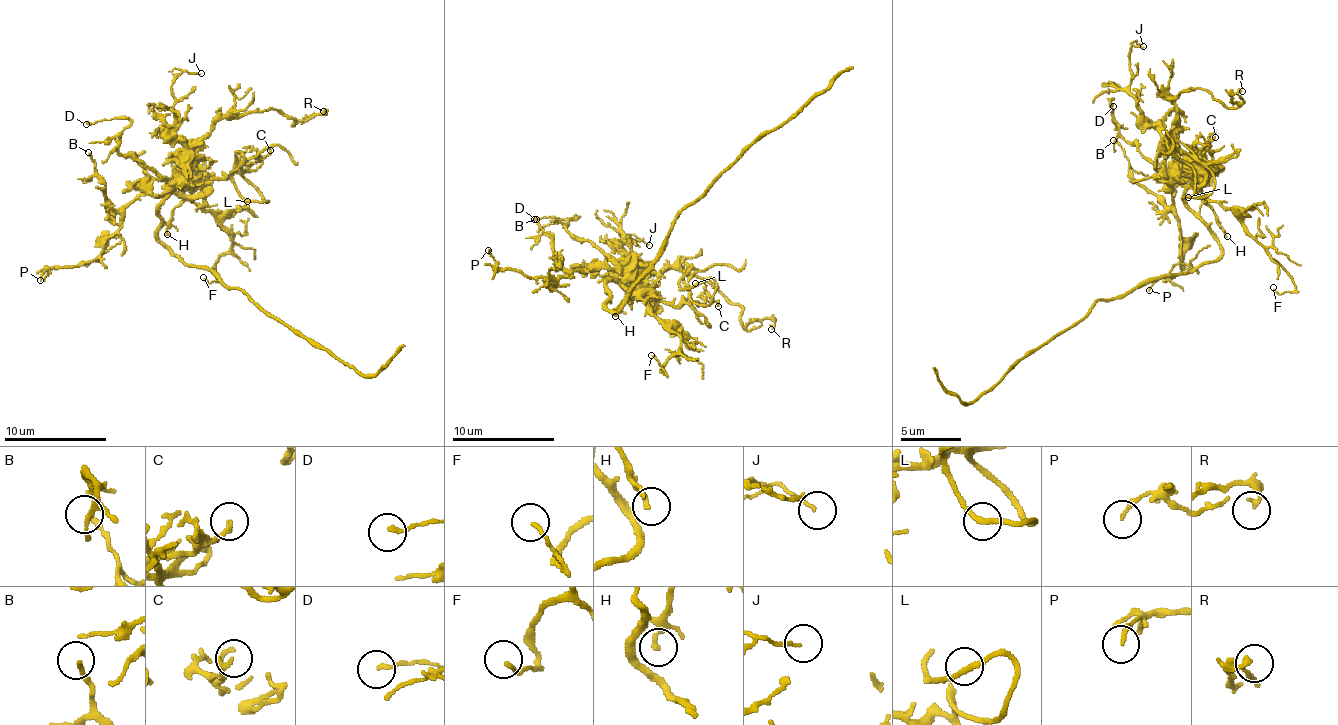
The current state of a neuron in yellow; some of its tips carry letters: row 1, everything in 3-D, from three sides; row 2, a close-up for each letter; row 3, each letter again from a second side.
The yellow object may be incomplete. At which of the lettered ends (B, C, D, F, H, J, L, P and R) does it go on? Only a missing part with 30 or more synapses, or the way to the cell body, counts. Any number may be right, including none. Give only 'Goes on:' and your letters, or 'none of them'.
Goes on: none of them

